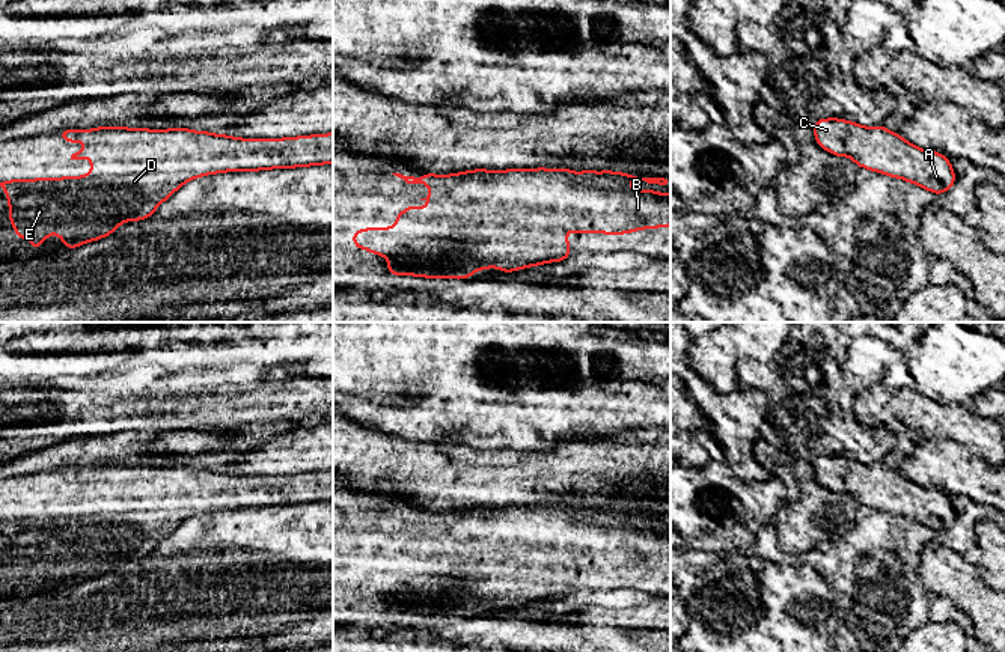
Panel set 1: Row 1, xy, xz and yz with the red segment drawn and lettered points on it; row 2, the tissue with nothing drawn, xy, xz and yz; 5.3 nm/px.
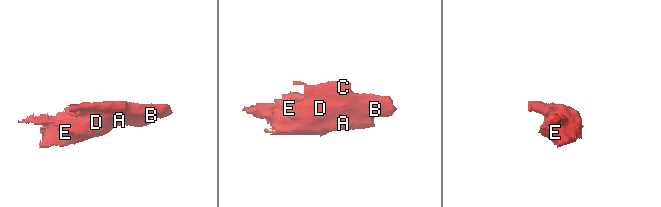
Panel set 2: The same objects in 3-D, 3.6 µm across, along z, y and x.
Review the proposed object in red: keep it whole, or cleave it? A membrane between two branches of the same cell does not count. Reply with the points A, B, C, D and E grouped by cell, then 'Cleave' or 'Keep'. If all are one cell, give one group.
Groups: A B C D E. Keep

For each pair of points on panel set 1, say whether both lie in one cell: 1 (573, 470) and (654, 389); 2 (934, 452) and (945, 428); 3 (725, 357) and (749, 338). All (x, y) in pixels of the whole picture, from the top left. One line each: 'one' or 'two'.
1: two
2: two
3: one

